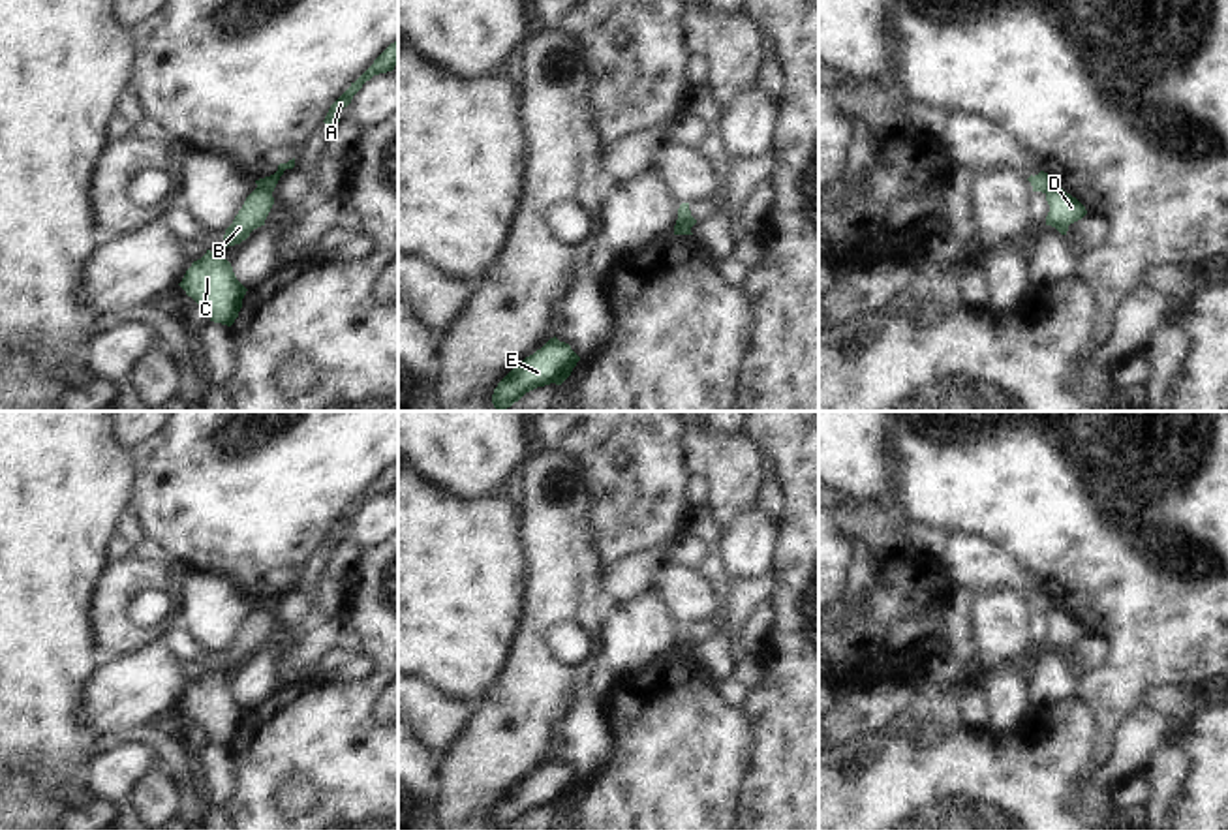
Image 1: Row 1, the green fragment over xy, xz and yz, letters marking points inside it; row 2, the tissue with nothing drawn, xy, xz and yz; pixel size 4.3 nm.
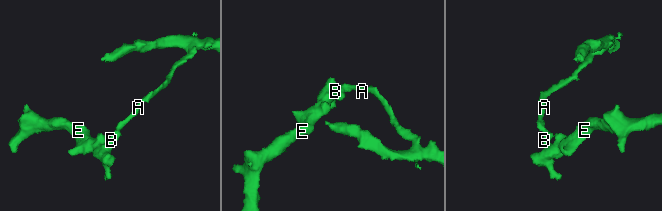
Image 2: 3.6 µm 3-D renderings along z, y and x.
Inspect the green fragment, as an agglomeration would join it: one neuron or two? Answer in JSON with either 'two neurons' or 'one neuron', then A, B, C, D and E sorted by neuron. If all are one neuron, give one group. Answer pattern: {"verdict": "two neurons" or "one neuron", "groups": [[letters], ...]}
{"verdict": "two neurons", "groups": [["A"], ["B", "C", "D", "E"]]}

